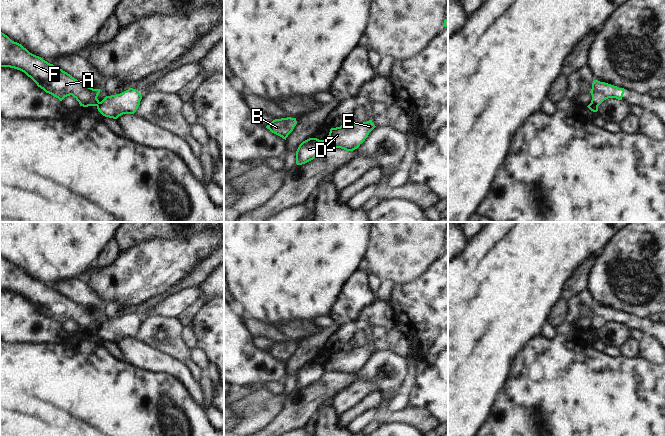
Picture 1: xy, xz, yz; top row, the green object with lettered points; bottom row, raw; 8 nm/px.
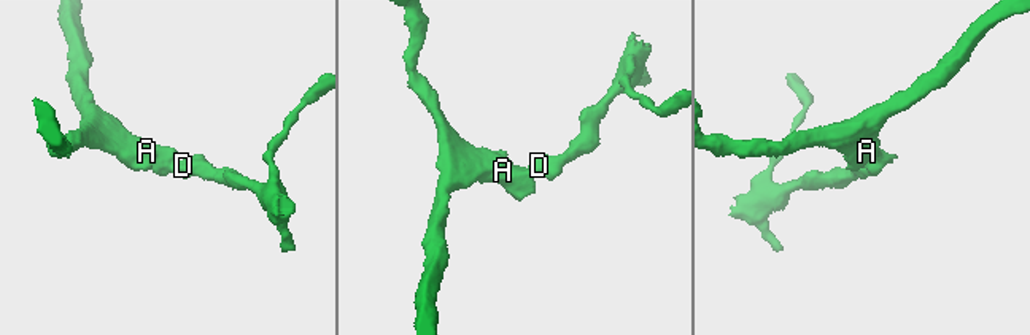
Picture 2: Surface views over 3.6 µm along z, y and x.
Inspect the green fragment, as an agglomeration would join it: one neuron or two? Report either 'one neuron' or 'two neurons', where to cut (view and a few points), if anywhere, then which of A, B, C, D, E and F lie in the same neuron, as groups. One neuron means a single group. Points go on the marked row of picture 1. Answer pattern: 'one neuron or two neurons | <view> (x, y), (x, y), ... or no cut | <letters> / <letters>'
two neurons | xz (321, 140), (325, 147) | A B C F / D E

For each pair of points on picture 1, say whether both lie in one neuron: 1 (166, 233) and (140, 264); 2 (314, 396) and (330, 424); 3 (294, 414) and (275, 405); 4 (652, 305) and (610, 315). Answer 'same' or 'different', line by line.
1: different
2: different
3: different
4: different

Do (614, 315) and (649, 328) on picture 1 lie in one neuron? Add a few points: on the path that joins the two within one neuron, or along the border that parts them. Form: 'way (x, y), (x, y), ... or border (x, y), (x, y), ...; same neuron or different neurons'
way (623, 318), (640, 326); same neuron

